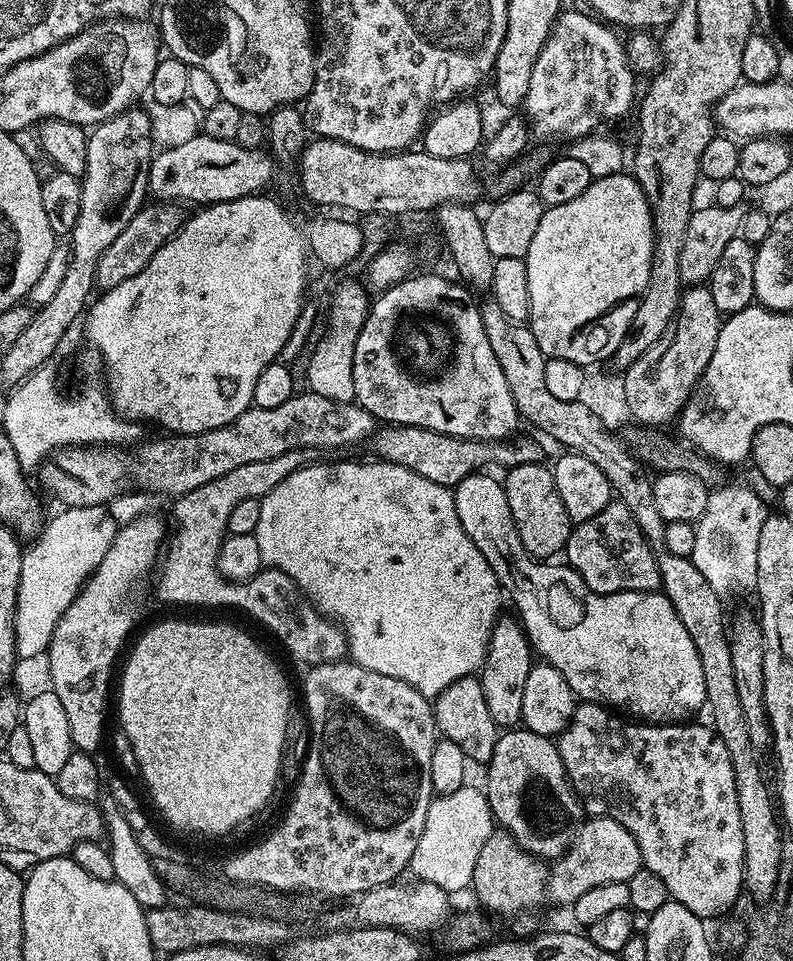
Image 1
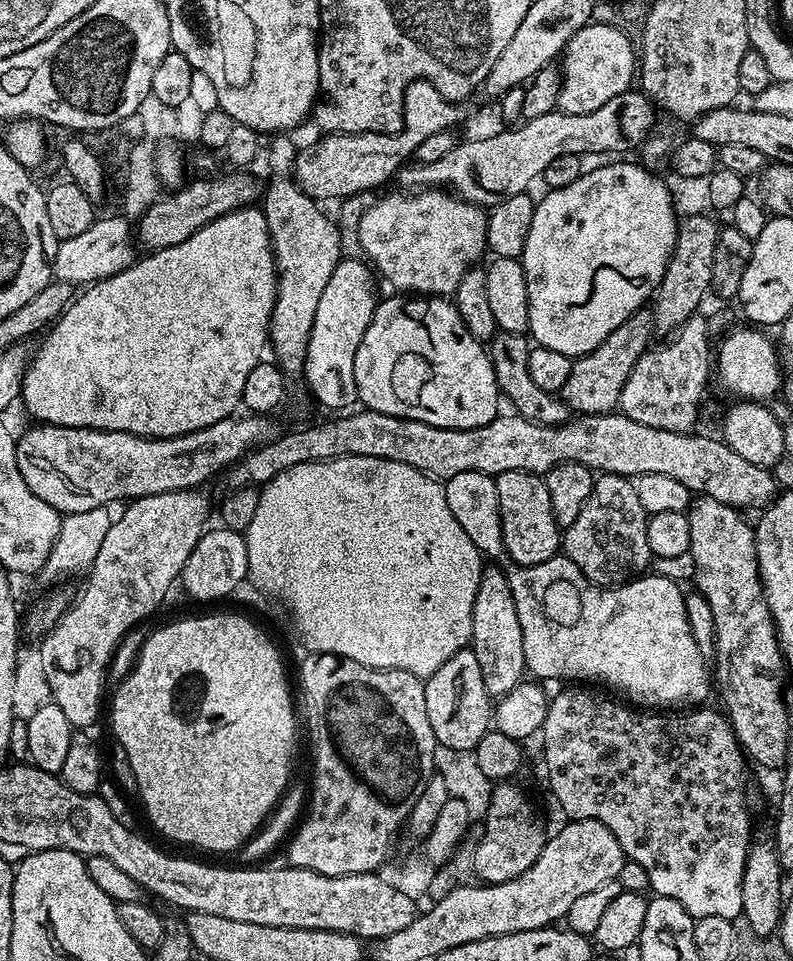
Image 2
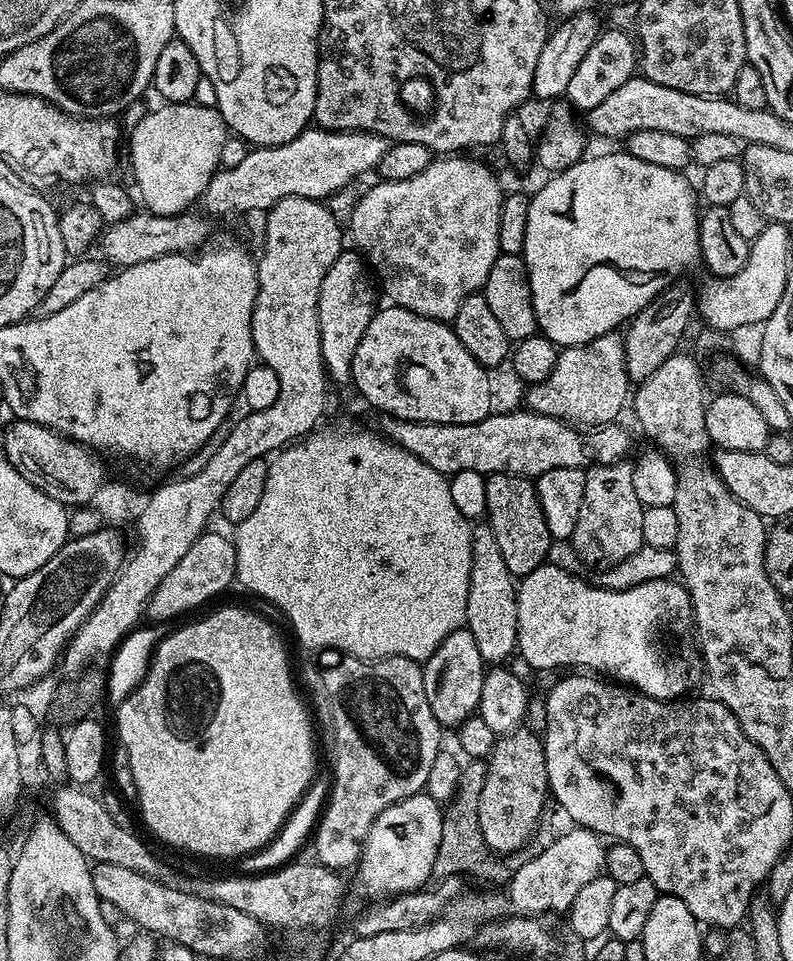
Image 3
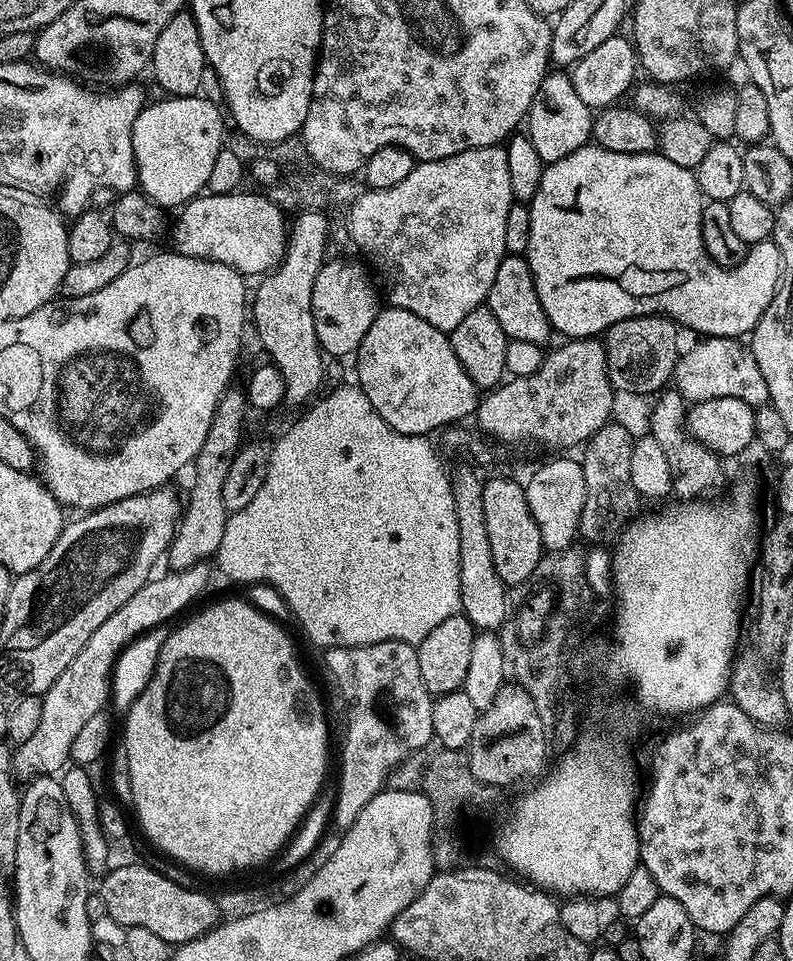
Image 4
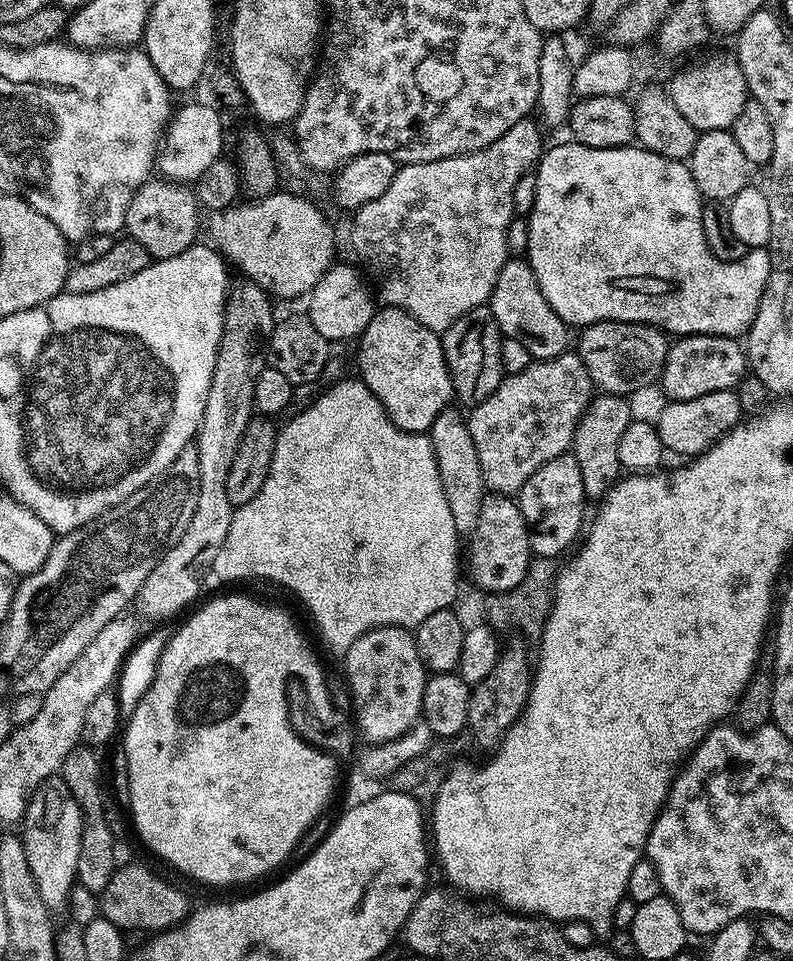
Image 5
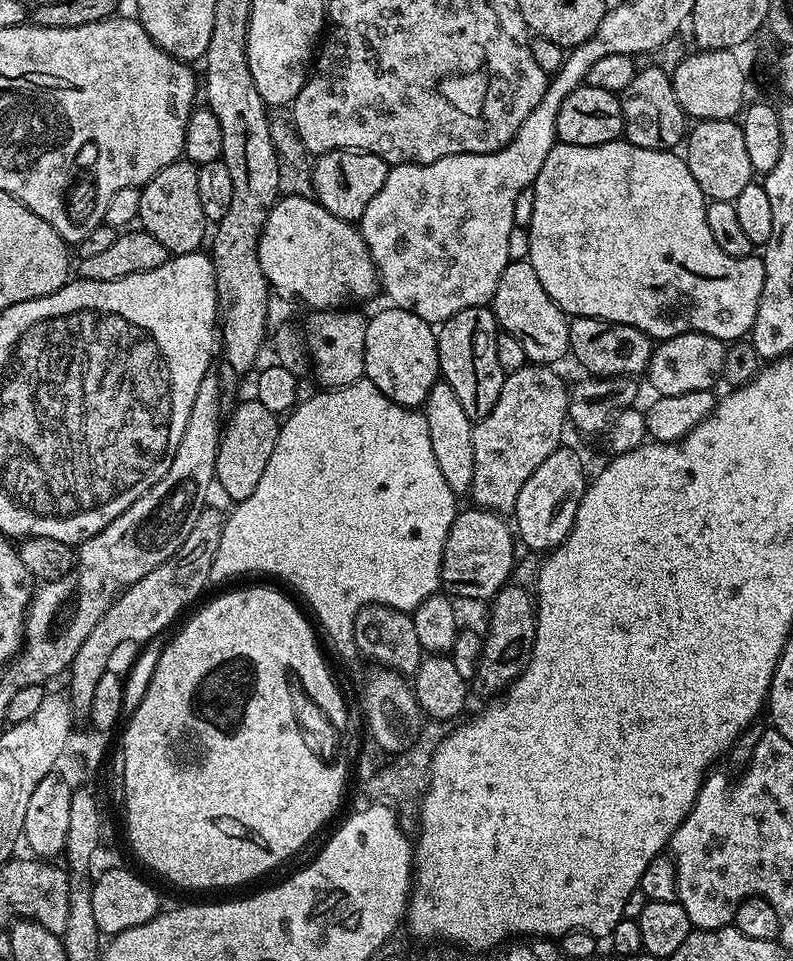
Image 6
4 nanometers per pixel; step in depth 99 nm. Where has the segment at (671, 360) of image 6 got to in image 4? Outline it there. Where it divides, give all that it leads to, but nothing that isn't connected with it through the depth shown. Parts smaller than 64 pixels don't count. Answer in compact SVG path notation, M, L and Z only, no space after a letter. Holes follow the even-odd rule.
M710 336L707 338L697 339L697 344L693 348L685 347L680 355L676 357L676 369L672 371L671 383L674 385L675 391L682 394L682 398L689 405L697 404L698 402L706 402L710 398L738 398L738 402L746 402L754 410L762 404L769 403L768 387L766 386L766 378L762 378L762 370L758 370L758 362L754 358L751 347L747 343L741 342L739 339L730 336Z

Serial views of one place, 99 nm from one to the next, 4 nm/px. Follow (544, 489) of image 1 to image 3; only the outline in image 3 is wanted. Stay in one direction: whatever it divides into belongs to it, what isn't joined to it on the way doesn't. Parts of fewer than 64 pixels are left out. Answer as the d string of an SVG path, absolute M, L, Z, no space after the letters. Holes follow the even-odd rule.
M494 472L486 479L486 523L494 530L494 538L498 538L498 547L502 549L502 558L506 558L506 566L513 578L528 576L549 559L548 551L554 547L550 530L546 530L546 518L542 515L542 506L538 502L535 483L526 476L511 476L509 472Z

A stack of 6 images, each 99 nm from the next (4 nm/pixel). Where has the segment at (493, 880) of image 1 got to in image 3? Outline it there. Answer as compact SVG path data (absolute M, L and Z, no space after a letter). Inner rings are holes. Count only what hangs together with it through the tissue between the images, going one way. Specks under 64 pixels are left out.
M517 730L497 739L492 753L486 758L485 782L482 784L481 801L478 802L478 819L486 846L492 854L509 854L523 848L537 831L536 823L544 812L544 803L549 803L548 775L544 742L539 735Z

